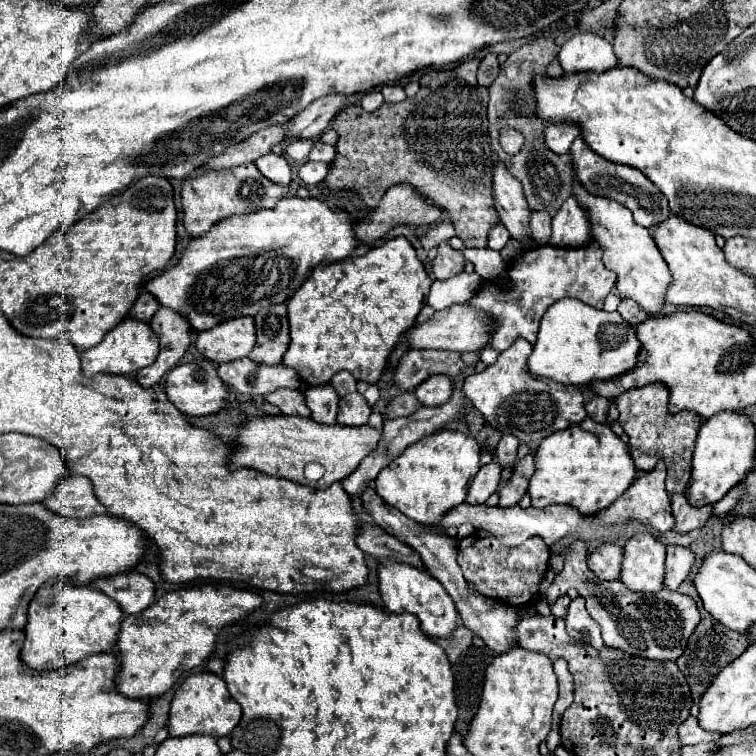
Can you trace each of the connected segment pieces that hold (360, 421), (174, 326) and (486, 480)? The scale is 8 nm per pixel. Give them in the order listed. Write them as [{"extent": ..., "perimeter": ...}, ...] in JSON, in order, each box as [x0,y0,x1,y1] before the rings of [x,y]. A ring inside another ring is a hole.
[{"extent":[338,394,372,426],"perimeter":[[[346,394],[340,398],[338,408],[338,424],[342,426],[364,426],[372,414],[372,408],[368,402],[358,394]]]},{"extent":[136,306,190,388],"perimeter":[[[162,306],[150,320],[150,328],[160,338],[160,354],[152,366],[138,370],[136,380],[144,388],[156,386],[160,378],[180,362],[190,346],[190,322],[172,308]]]},{"extent":[466,462,500,504],"perimeter":[[[496,462],[482,466],[470,484],[466,502],[468,504],[484,504],[488,500],[488,496],[496,492],[498,480],[500,480],[500,466]]]}]

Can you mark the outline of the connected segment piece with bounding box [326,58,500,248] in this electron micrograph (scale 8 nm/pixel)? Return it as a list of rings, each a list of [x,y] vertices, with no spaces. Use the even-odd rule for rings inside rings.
[[[470,58],[446,72],[426,72],[420,78],[420,92],[412,100],[404,100],[394,106],[382,104],[376,112],[364,112],[360,104],[352,104],[338,112],[338,118],[330,124],[340,134],[336,144],[338,156],[330,166],[326,186],[334,190],[354,190],[364,200],[364,206],[376,208],[388,188],[410,182],[422,192],[422,196],[448,210],[456,236],[466,248],[484,248],[488,242],[488,232],[492,226],[500,224],[500,218],[492,204],[494,156],[488,144],[488,88],[478,86],[476,82],[478,62],[478,58]]]

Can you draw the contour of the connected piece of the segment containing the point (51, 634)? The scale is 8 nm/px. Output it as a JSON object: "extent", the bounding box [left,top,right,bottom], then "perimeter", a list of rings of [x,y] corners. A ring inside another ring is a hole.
{"extent":[22,582,122,670],"perimeter":[[[64,582],[46,584],[28,606],[28,634],[22,646],[22,662],[34,670],[54,670],[76,664],[92,654],[114,650],[120,634],[122,608],[100,590],[68,586]]]}

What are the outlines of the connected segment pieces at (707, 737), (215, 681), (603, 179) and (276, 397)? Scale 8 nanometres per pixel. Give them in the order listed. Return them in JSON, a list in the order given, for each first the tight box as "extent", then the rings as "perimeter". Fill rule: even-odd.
[{"extent":[678,716,722,744],"perimeter":[[[690,716],[686,722],[682,722],[682,726],[678,728],[680,734],[680,742],[682,744],[698,744],[698,742],[718,742],[722,738],[722,734],[718,732],[708,732],[704,730],[696,716]]]},{"extent":[170,672,242,738],"perimeter":[[[200,672],[188,676],[182,686],[178,688],[172,708],[170,708],[170,736],[192,736],[192,734],[206,734],[214,738],[230,736],[232,730],[238,726],[242,718],[240,704],[230,696],[226,682],[212,674],[212,672]]]},{"extent":[570,138,670,228],"perimeter":[[[584,138],[574,140],[574,146],[570,148],[570,154],[572,154],[572,166],[574,166],[574,172],[576,172],[576,178],[586,186],[586,190],[590,194],[606,196],[606,198],[612,198],[612,200],[624,204],[632,212],[636,224],[640,224],[644,228],[650,228],[650,226],[656,226],[658,222],[662,222],[670,216],[666,196],[638,168],[624,166],[624,164],[614,164],[614,162],[602,158],[600,154],[596,154],[594,150],[588,148]]]},{"extent":[264,388,310,418],"perimeter":[[[280,388],[276,392],[270,392],[264,396],[266,402],[278,406],[282,414],[286,416],[298,416],[298,418],[310,418],[310,410],[306,406],[306,400],[300,390],[294,388]]]}]

